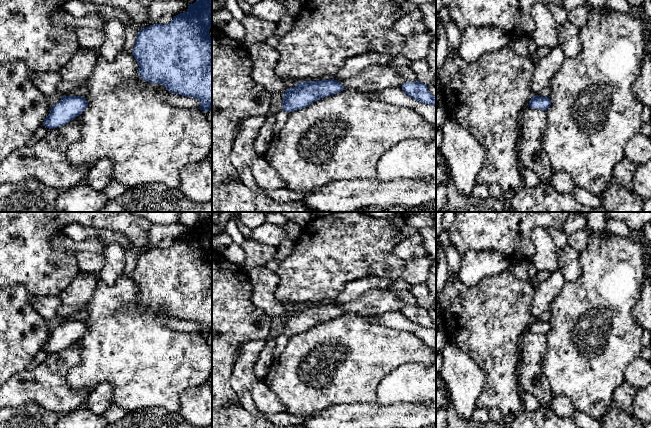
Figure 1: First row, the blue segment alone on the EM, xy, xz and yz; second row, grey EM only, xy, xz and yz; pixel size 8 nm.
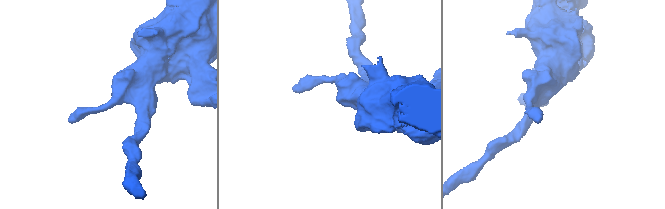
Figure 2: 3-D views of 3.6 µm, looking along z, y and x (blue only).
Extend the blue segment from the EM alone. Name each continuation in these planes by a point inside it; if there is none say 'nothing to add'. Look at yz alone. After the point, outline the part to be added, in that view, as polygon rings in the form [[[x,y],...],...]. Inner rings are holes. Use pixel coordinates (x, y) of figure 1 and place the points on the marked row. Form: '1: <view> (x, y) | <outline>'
nothing to add

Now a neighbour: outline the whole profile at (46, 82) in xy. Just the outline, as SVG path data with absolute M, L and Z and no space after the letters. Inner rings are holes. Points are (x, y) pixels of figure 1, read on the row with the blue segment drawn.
M35 72L31 80L37 89L45 96L51 96L57 92L57 85L61 81L60 72Z

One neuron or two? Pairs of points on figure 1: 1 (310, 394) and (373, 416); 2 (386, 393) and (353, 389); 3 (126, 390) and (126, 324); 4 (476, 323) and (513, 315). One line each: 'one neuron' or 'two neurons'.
1: two neurons
2: two neurons
3: one neuron
4: one neuron

